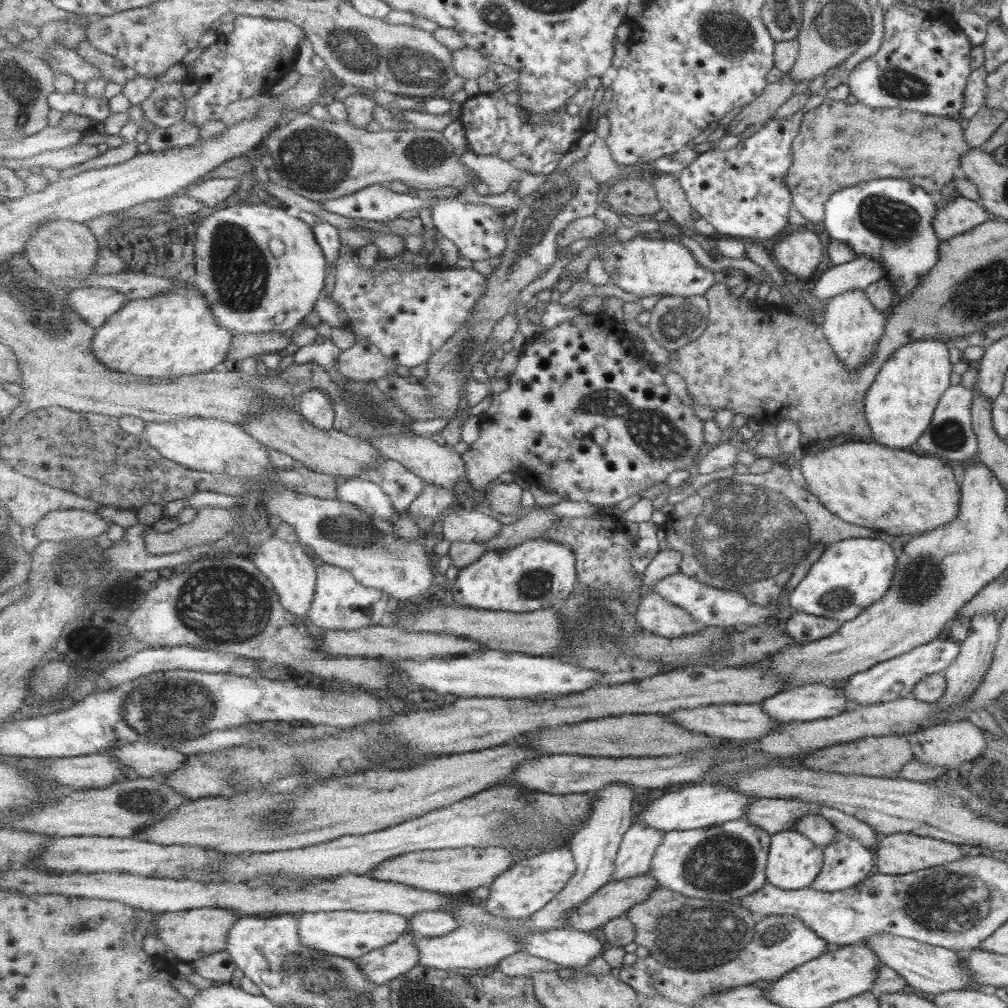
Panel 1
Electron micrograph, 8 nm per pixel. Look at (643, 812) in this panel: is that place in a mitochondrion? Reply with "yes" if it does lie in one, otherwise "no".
no

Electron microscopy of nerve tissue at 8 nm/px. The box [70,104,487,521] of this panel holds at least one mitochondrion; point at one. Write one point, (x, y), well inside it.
(316, 161)

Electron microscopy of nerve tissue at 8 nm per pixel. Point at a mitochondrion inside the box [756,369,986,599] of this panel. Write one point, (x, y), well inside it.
(950, 434)

